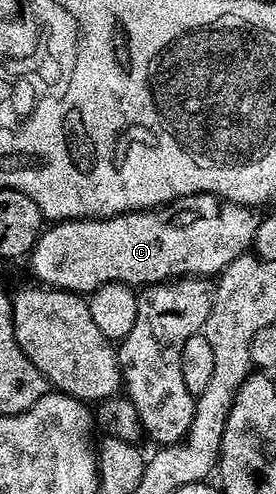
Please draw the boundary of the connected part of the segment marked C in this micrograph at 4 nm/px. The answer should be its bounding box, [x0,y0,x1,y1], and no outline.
[29,192,257,294]

